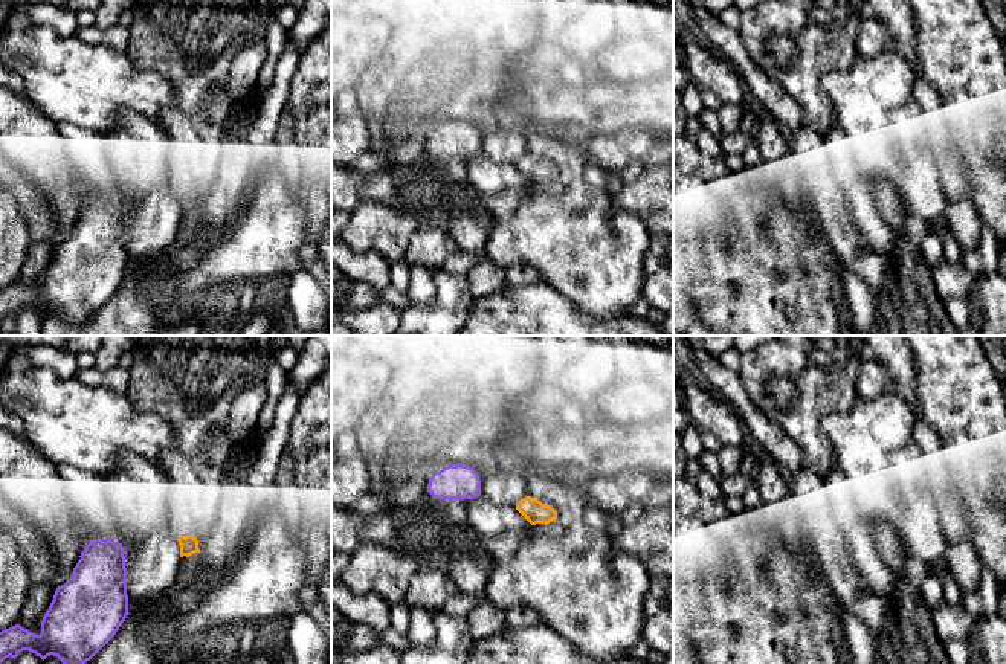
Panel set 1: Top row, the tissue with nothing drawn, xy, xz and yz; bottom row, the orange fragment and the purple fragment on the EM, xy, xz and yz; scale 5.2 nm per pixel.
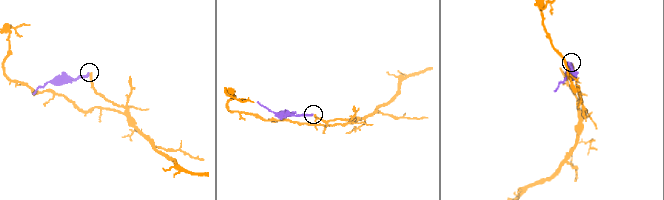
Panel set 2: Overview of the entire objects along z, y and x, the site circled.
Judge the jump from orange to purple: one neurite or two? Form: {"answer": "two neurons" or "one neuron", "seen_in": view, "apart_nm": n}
{"answer": "two neurons", "seen_in": "xz", "apart_nm": 200}

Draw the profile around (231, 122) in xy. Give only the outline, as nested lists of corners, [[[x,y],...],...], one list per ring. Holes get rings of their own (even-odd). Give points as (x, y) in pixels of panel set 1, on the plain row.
[[[256,89],[249,101],[247,99],[246,101],[234,101],[229,114],[223,121],[223,131],[227,134],[235,134],[237,128],[240,125],[241,111],[247,105],[258,107],[260,101],[261,101],[261,95],[256,92]]]

